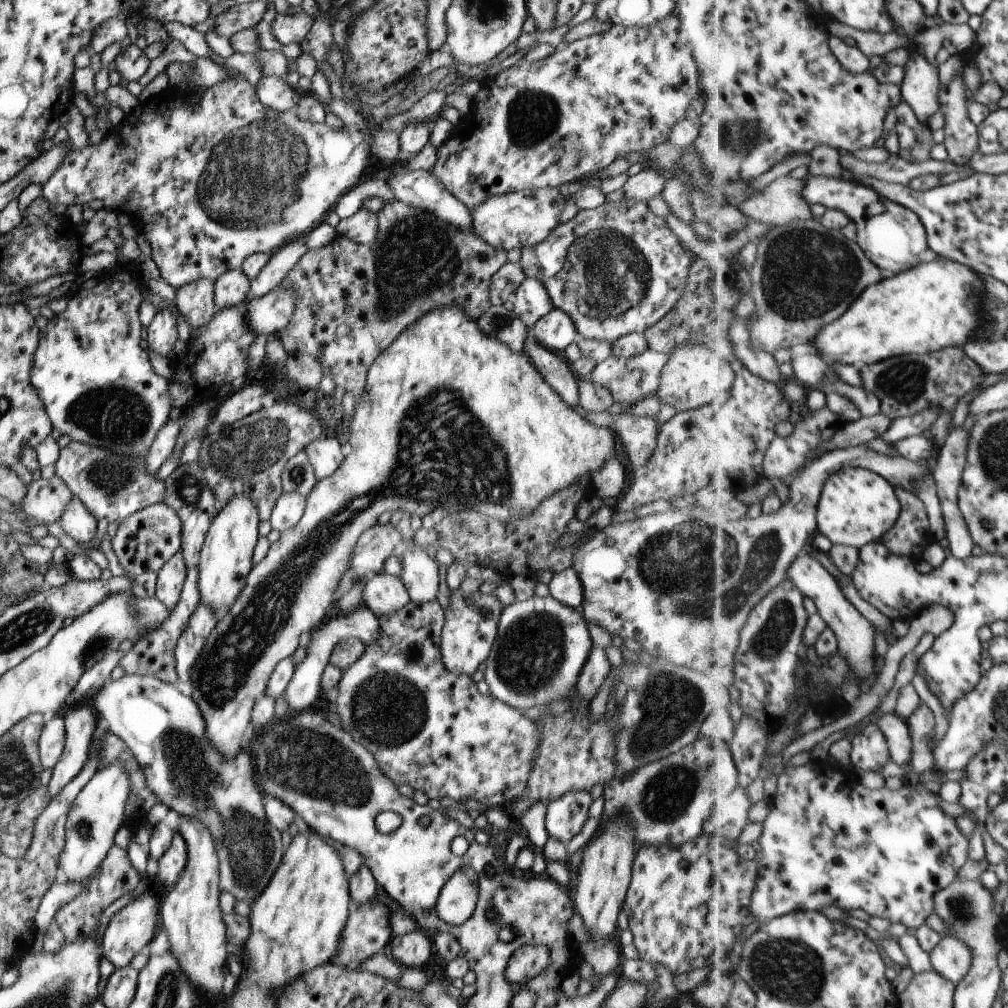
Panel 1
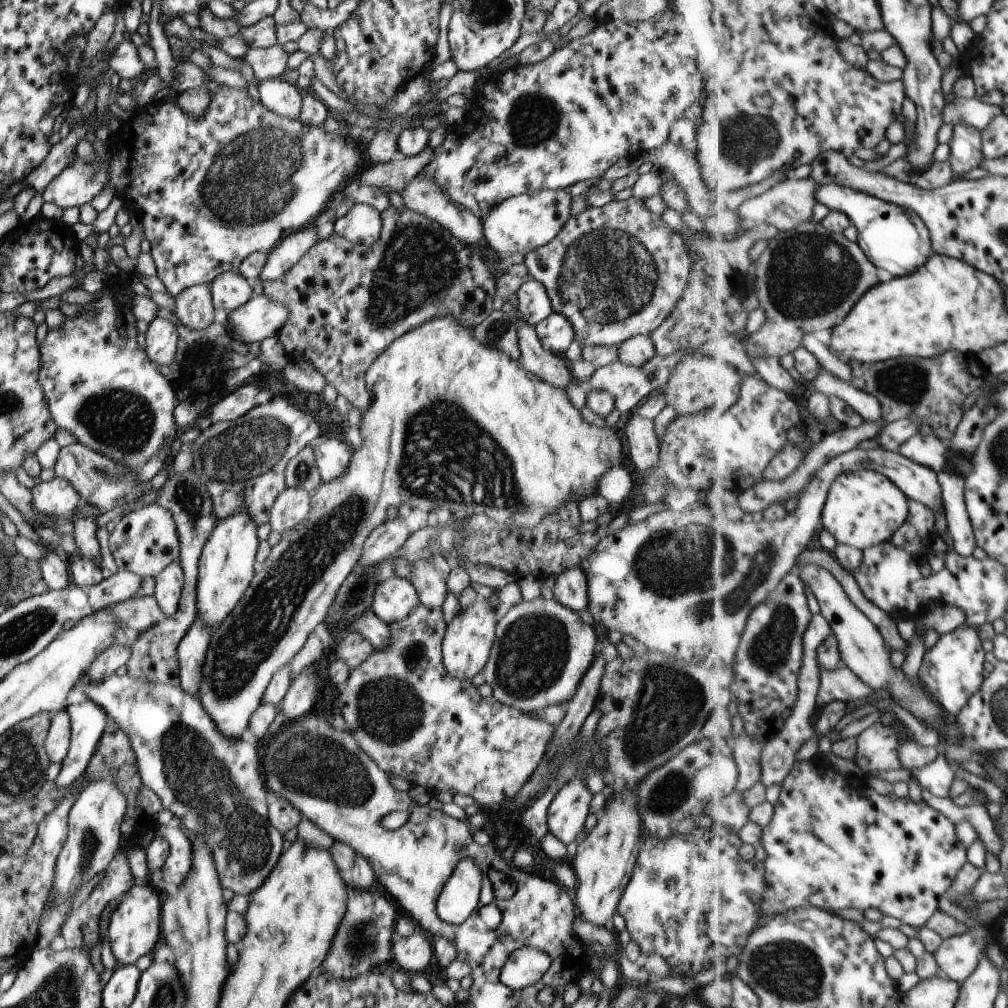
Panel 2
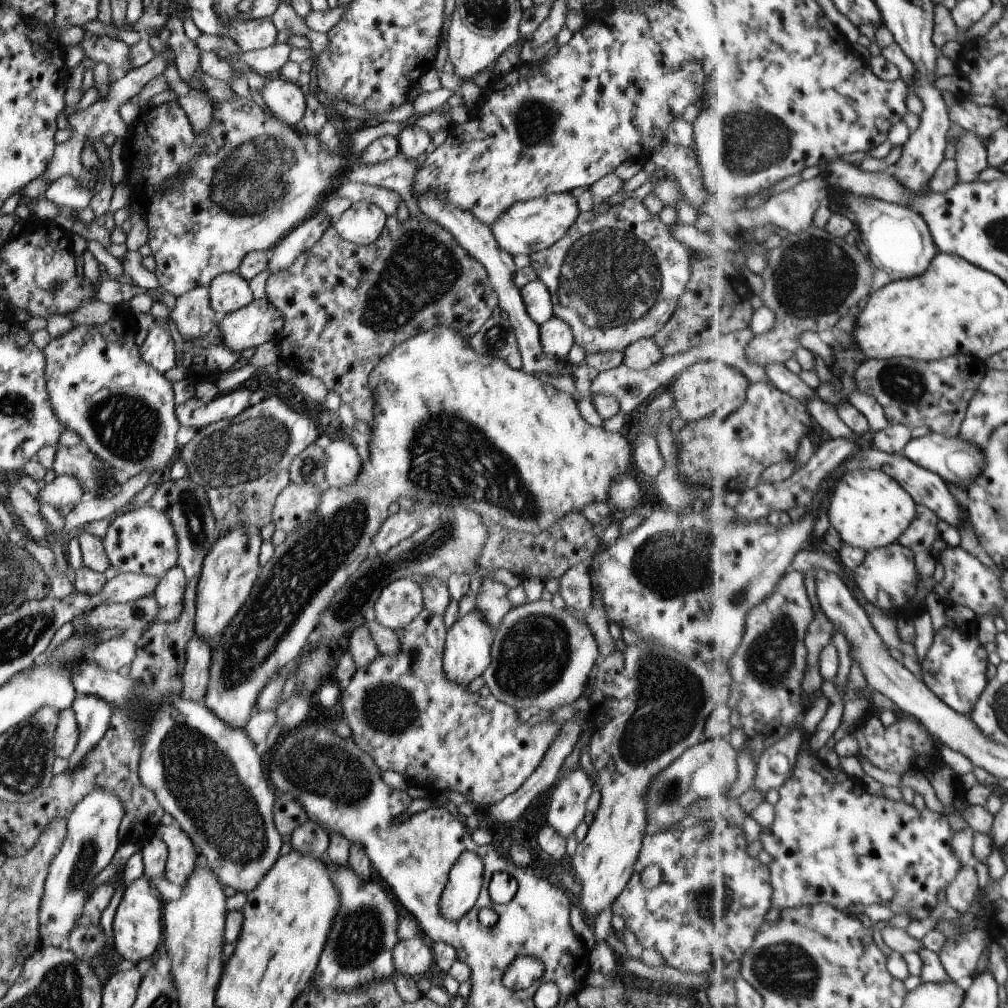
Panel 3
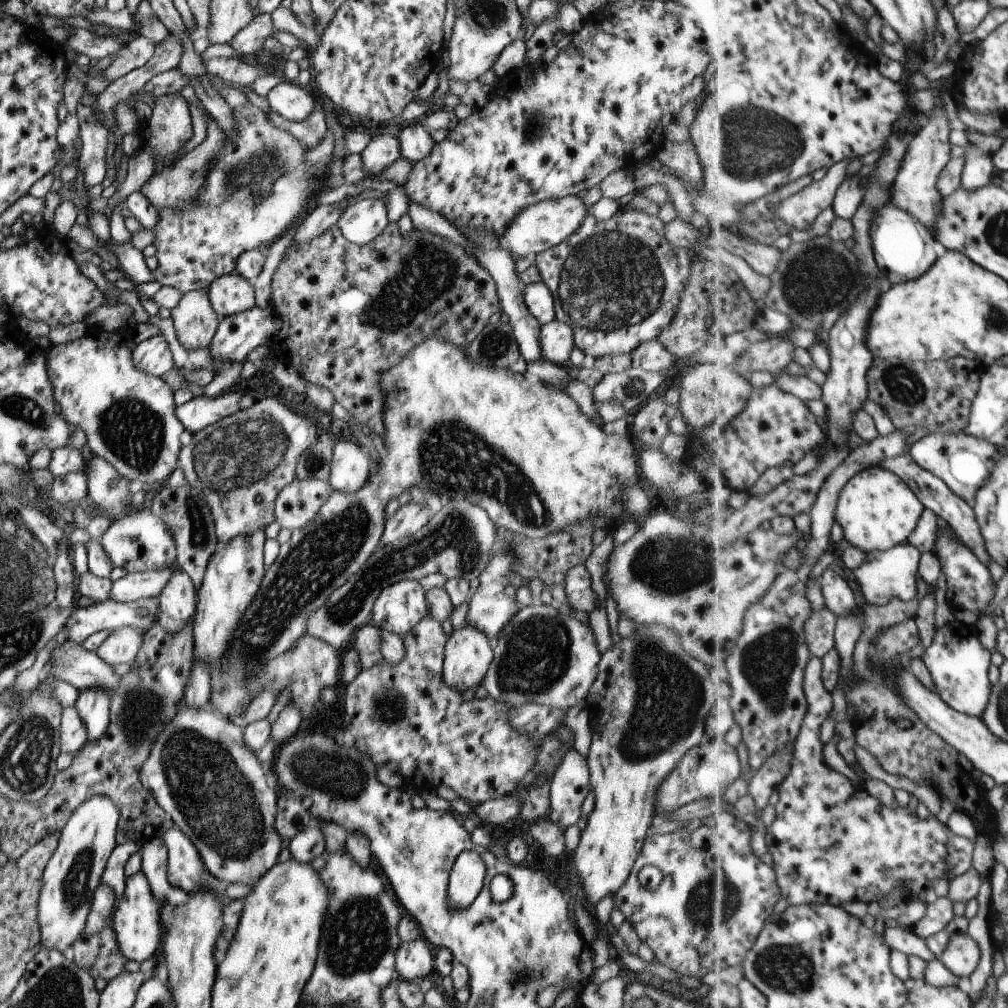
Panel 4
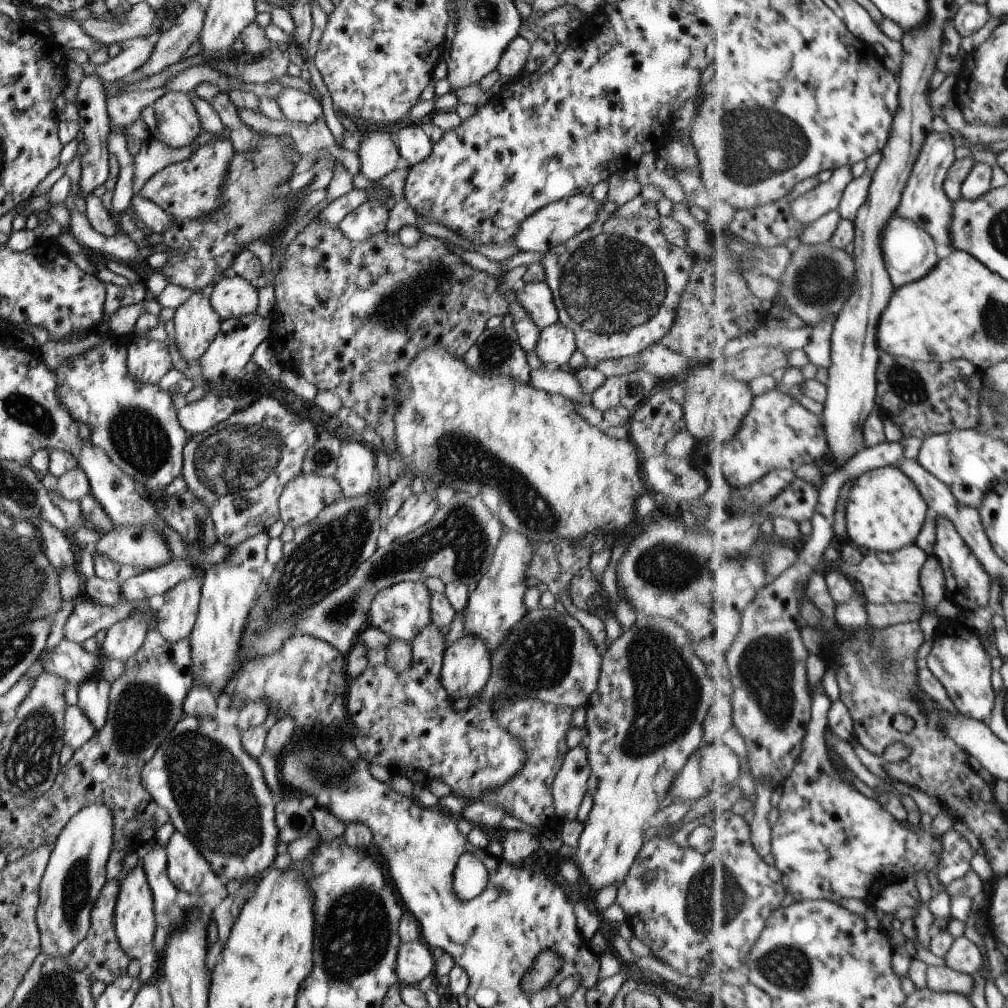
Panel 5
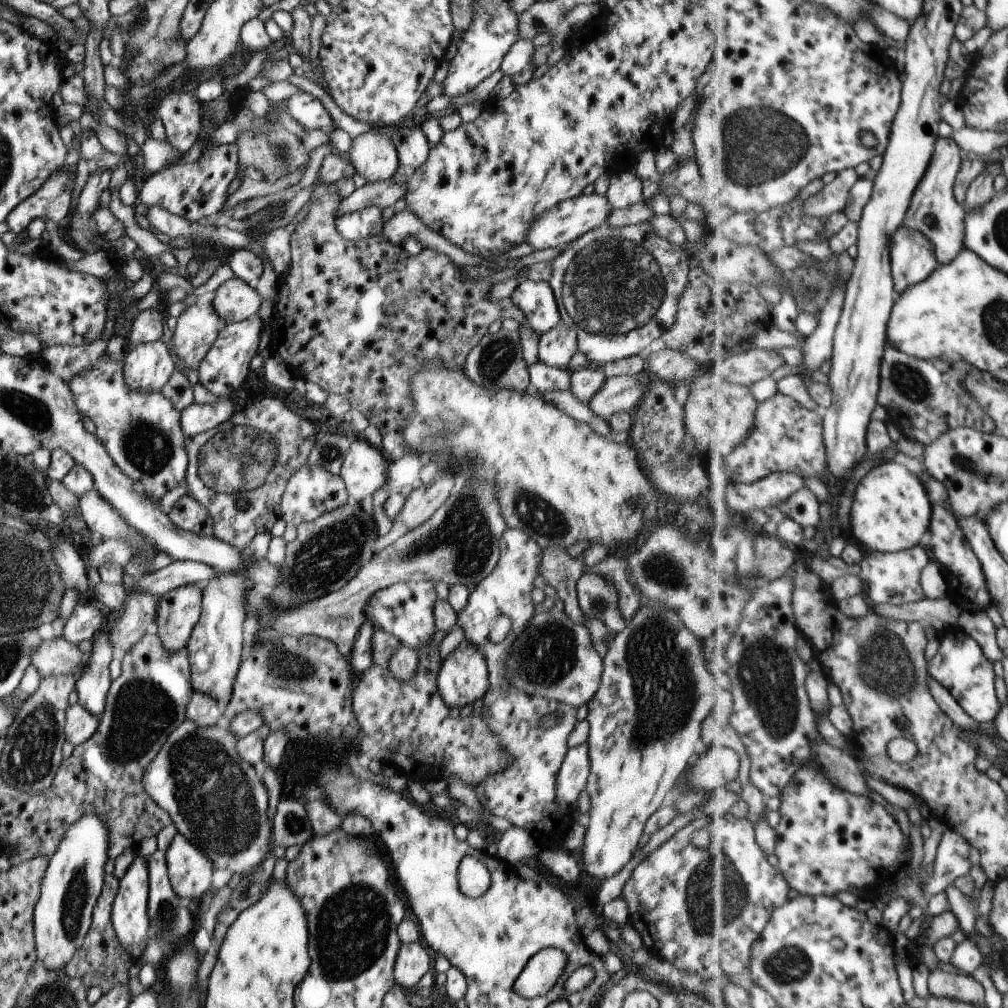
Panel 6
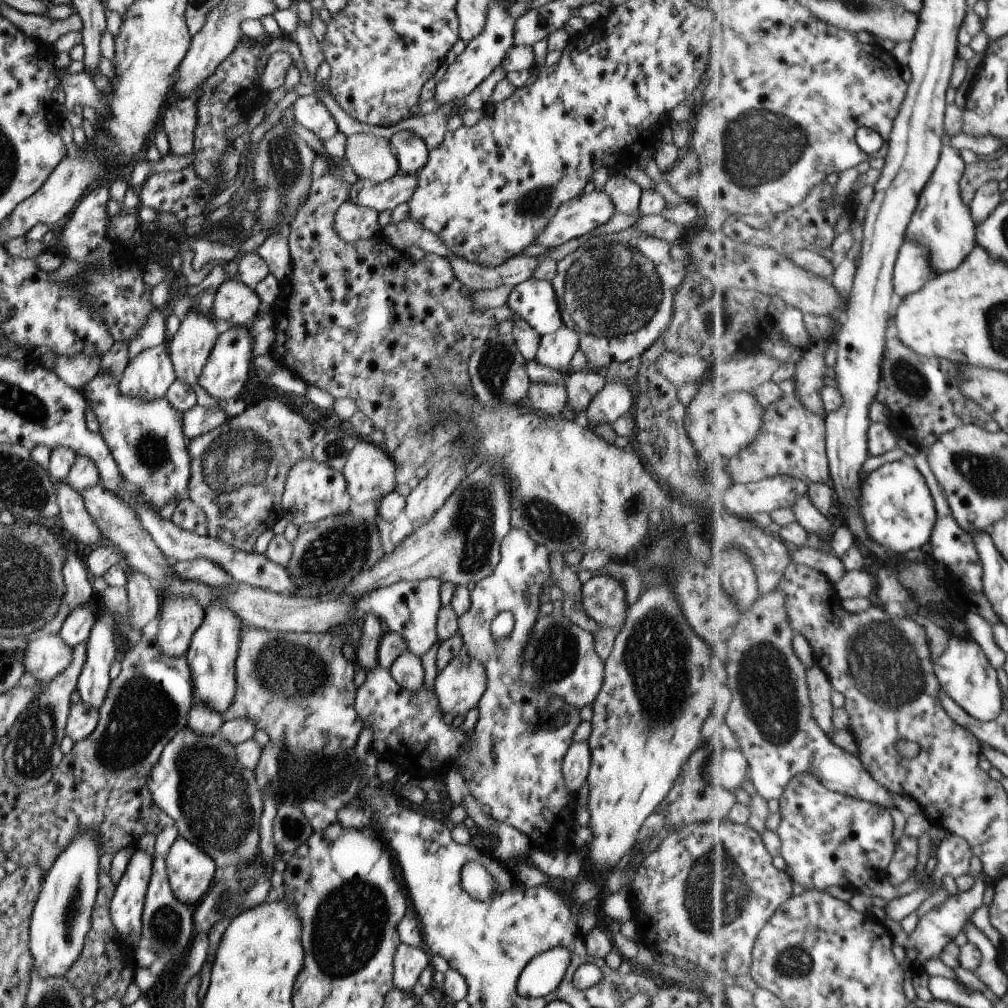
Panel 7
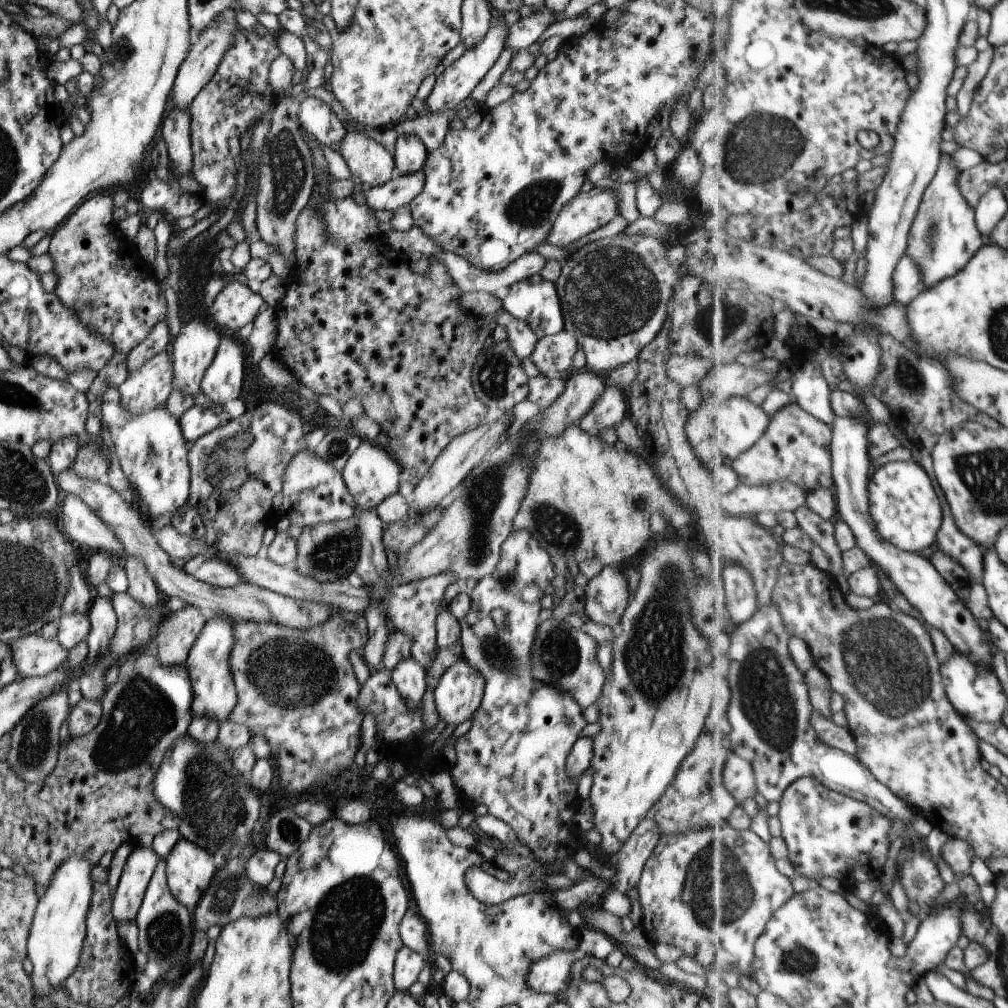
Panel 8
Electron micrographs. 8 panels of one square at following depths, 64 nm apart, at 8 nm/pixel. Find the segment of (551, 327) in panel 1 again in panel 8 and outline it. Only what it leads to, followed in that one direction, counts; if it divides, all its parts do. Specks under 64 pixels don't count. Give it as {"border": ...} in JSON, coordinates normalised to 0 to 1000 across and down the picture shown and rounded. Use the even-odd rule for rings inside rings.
{"border":[[[560,327],[535,336],[530,345],[530,349],[528,349],[527,358],[534,364],[534,367],[536,367],[536,372],[543,374],[561,373],[567,368],[567,355],[569,355],[571,347],[573,347],[571,335]]]}

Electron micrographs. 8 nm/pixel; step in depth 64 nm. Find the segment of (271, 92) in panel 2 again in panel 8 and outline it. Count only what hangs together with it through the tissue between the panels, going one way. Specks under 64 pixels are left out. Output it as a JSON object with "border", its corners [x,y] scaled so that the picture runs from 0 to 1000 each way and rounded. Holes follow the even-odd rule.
{"border":[[[301,94],[296,109],[299,126],[308,132],[319,145],[331,146],[345,131],[335,115],[319,98]]]}

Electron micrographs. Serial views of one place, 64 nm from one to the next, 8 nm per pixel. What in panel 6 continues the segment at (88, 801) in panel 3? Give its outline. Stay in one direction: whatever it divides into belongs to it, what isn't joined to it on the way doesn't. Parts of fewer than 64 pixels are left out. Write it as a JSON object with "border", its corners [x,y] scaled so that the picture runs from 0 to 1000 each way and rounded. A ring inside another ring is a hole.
{"border":[[[86,808],[78,812],[65,823],[58,843],[49,853],[42,872],[38,895],[34,901],[34,942],[36,950],[48,962],[60,962],[73,950],[73,946],[81,940],[85,928],[90,920],[90,907],[103,879],[103,857],[107,853],[107,821],[103,813],[96,808]]]}

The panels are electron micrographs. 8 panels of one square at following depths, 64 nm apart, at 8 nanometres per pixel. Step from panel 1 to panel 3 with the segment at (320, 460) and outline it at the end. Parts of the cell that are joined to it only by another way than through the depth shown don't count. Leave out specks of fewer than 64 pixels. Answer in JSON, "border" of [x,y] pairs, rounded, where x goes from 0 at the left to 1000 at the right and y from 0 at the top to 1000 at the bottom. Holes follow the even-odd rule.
{"border":[[[327,438],[321,445],[322,482],[339,484],[351,480],[359,462],[359,454],[349,438]]]}

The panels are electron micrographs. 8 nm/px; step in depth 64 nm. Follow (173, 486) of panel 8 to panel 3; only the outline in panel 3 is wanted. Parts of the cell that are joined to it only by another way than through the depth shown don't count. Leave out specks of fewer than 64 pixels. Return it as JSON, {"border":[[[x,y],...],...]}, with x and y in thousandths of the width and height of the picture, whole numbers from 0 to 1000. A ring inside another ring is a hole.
{"border":[[[109,317],[101,323],[87,323],[86,320],[73,323],[69,329],[58,333],[58,335],[50,336],[49,342],[44,347],[44,353],[46,357],[46,365],[44,368],[44,375],[46,375],[46,385],[48,385],[48,391],[50,391],[51,407],[54,409],[54,413],[58,415],[58,419],[61,419],[62,425],[71,427],[75,429],[81,438],[95,451],[101,458],[108,464],[112,465],[123,476],[129,476],[135,474],[137,470],[141,470],[143,466],[145,468],[151,468],[151,470],[158,468],[165,472],[167,466],[177,453],[179,442],[175,438],[175,431],[180,424],[177,415],[175,415],[173,402],[173,389],[171,388],[171,380],[159,371],[157,367],[153,367],[152,363],[142,360],[139,355],[139,346],[135,341],[135,329],[124,327],[121,318]]]}

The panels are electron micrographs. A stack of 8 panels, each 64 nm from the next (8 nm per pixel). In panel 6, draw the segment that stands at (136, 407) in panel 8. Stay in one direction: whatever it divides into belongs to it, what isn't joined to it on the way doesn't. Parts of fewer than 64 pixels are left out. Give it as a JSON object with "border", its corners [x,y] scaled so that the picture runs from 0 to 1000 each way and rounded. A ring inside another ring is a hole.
{"border":[[[164,337],[141,340],[127,347],[122,361],[125,383],[141,391],[161,389],[175,366],[168,348]]]}

